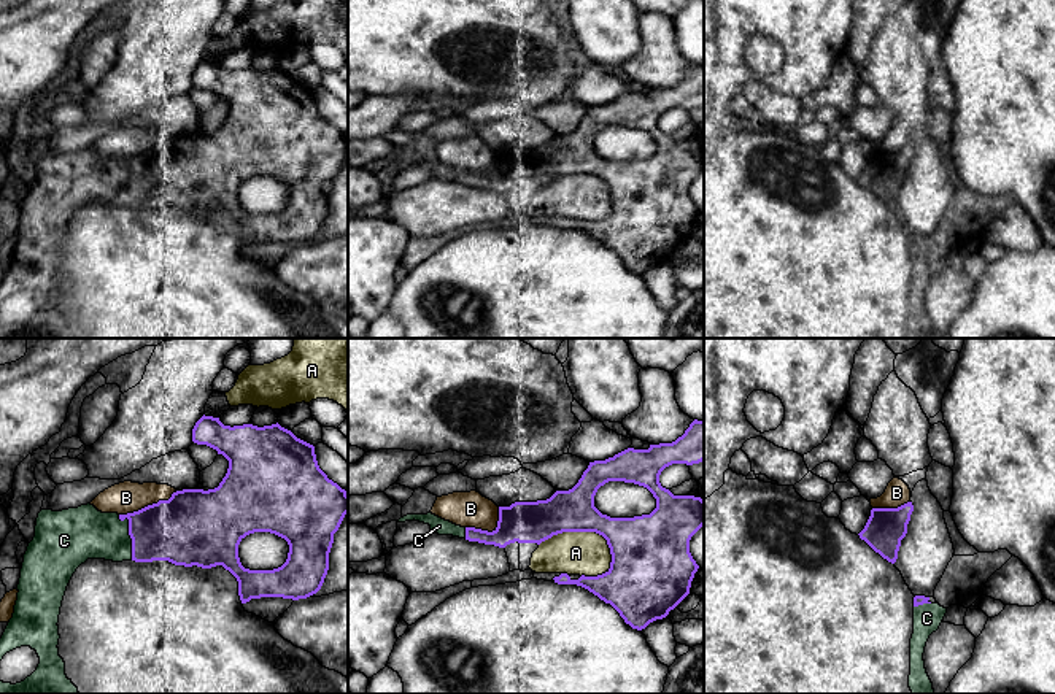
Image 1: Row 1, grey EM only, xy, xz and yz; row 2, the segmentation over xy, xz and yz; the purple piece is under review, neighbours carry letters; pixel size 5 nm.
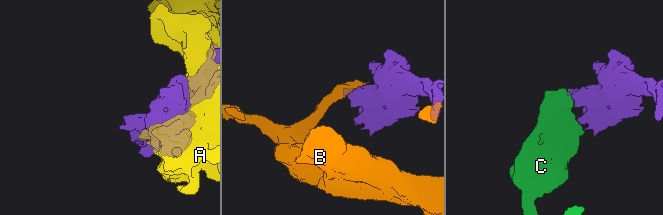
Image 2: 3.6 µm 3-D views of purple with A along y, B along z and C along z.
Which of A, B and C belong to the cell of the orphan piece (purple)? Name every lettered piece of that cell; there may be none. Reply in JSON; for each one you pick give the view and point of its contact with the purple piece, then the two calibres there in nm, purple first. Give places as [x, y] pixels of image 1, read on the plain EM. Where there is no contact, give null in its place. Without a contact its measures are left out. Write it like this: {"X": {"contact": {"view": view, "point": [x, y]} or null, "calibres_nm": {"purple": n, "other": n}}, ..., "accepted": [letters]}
{"C": {"contact": {"view": "xy", "point": [129, 178]}, "calibres_nm": {"purple": 320, "other": 260}}, "accepted": ["C"]}

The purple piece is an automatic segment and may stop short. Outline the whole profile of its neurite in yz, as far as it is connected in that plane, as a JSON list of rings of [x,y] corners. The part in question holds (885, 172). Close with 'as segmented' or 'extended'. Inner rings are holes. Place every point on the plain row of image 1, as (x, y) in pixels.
[[[912,146],[898,152],[872,152],[864,173],[858,179],[883,203],[895,208],[912,156]]] | as segmented

